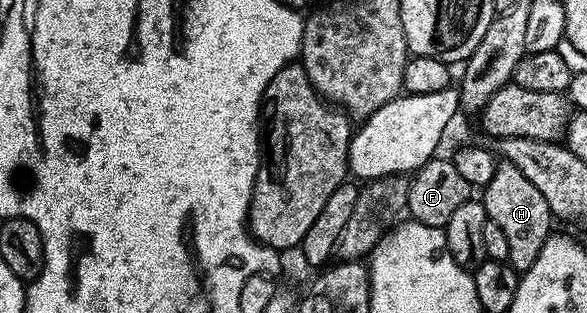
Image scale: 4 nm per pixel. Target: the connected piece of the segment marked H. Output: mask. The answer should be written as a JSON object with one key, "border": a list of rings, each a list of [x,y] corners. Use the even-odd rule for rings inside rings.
{"border":[[[507,162],[497,163],[494,178],[482,189],[482,199],[486,206],[488,219],[504,231],[510,246],[507,262],[514,266],[518,273],[524,273],[534,266],[538,254],[542,254],[542,246],[546,246],[549,236],[553,235],[554,217],[550,206],[546,206],[546,198],[538,191],[538,186],[518,170],[518,166]]]}

